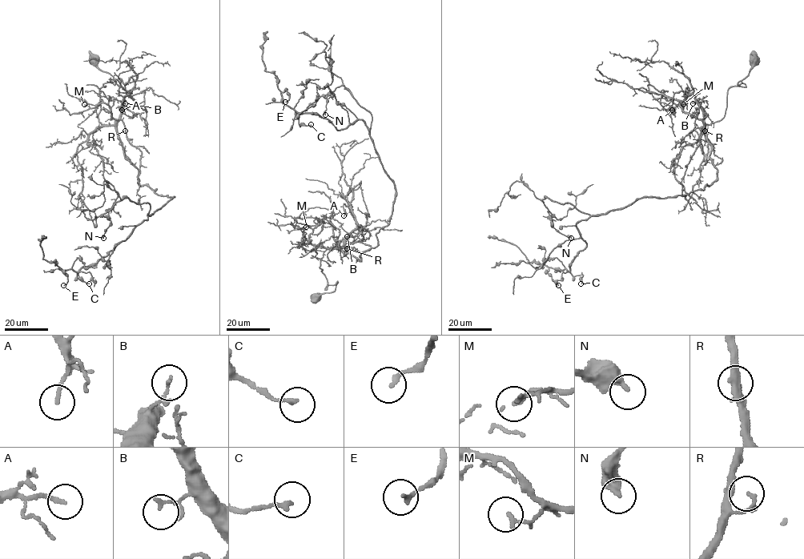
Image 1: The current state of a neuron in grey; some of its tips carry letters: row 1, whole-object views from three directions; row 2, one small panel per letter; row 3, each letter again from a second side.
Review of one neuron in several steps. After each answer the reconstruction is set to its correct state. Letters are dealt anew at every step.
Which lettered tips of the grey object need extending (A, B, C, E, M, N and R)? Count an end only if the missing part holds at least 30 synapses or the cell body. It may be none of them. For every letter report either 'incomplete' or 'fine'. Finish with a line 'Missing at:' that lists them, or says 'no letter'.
A: fine
B: fine
C: fine
E: fine
M: fine
N: fine
R: fine
Missing at: no letter

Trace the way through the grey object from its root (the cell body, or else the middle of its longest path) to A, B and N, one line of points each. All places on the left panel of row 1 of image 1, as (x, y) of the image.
A: (94, 59), (116, 82), (99, 90), (99, 121), (114, 124), (122, 99), (134, 101), (128, 94), (122, 110)
B: (94, 59), (116, 82), (106, 82), (99, 90), (99, 121), (114, 124), (125, 103)
N: (94, 59), (116, 82), (99, 121), (138, 183), (173, 197), (151, 215), (118, 200), (103, 238)

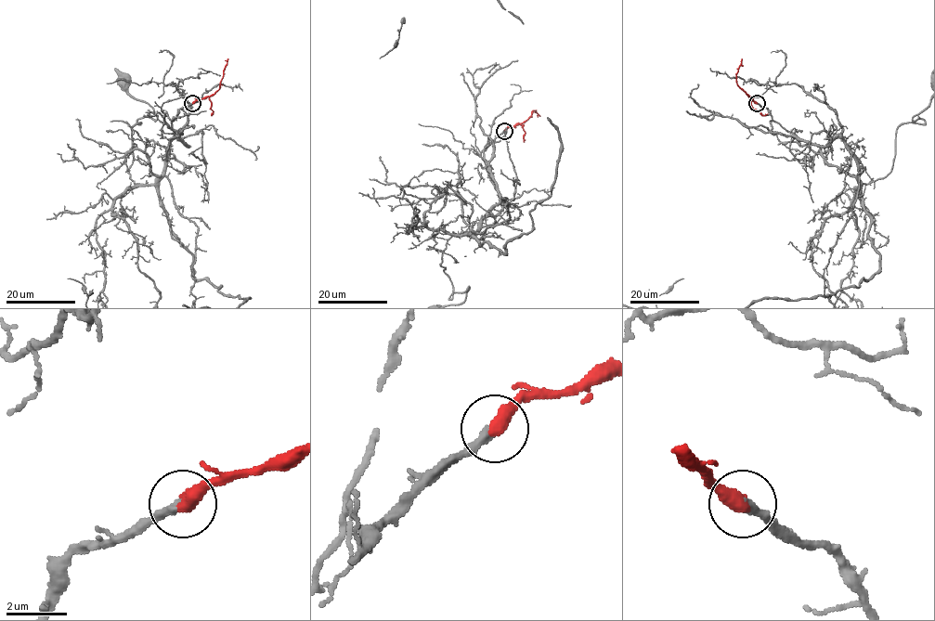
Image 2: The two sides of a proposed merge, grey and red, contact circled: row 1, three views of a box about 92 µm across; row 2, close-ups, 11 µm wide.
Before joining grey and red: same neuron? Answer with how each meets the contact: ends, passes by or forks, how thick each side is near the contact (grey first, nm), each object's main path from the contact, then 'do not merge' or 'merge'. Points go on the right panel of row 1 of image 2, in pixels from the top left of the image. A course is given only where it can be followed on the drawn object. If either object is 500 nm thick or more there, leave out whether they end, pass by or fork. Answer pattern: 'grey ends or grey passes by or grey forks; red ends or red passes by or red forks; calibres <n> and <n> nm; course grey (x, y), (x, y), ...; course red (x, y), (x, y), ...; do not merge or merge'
calibres 280 and 500 nm; course red (756, 103), (737, 84), (736, 73), (742, 58); merge

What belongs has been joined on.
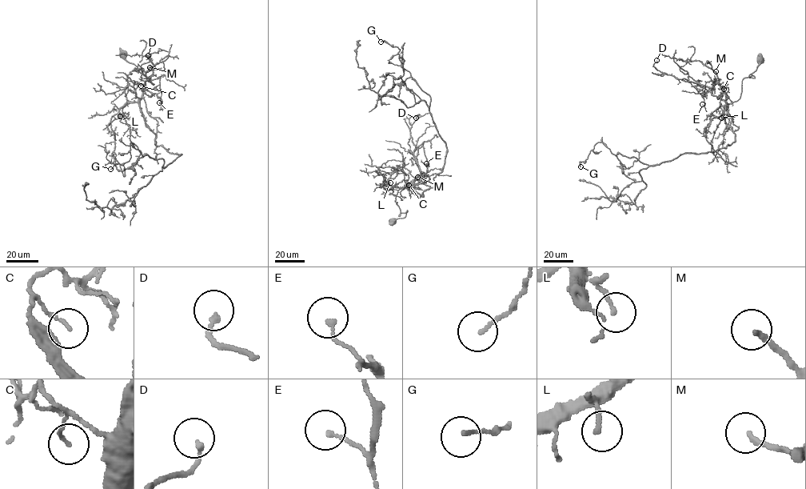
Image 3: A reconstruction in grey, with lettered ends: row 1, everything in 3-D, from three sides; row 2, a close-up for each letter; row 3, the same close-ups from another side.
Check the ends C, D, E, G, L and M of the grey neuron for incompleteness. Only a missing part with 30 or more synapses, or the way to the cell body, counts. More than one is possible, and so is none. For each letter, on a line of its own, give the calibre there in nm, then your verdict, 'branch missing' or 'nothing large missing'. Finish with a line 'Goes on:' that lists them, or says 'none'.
C: 90 nm thick; nothing large missing
D: 170 nm thick; nothing large missing
E: 140 nm thick; nothing large missing
G: 120 nm thick; nothing large missing
L: 160 nm thick; nothing large missing
M: 190 nm thick; nothing large missing
Goes on: none

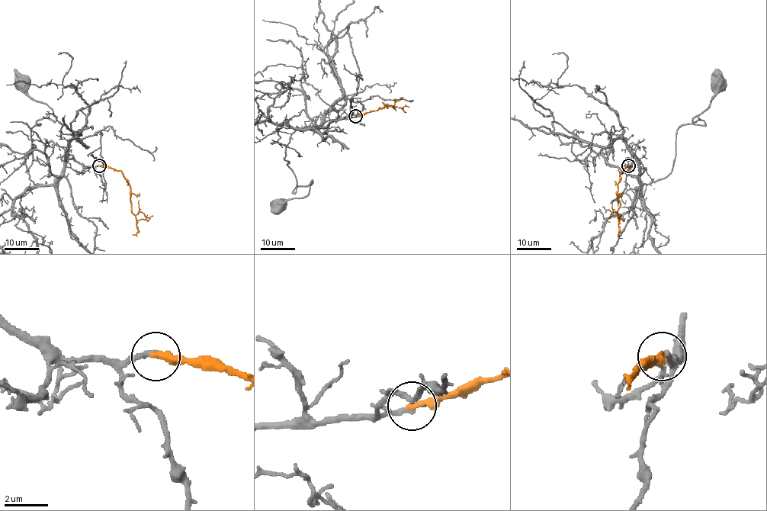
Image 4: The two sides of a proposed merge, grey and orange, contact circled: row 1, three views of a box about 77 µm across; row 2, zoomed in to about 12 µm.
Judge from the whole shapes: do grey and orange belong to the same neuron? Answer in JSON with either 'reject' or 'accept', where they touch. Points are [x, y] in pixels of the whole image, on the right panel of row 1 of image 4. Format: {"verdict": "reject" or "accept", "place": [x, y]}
{"verdict": "accept", "place": [628, 165]}

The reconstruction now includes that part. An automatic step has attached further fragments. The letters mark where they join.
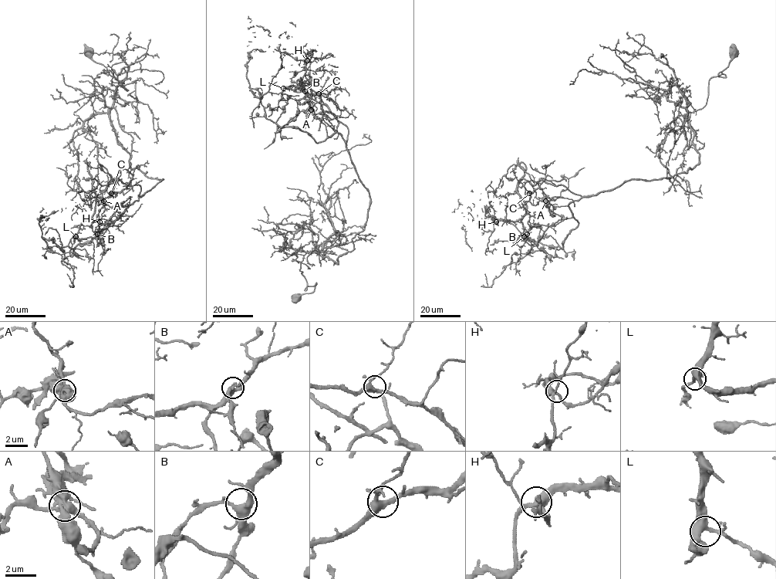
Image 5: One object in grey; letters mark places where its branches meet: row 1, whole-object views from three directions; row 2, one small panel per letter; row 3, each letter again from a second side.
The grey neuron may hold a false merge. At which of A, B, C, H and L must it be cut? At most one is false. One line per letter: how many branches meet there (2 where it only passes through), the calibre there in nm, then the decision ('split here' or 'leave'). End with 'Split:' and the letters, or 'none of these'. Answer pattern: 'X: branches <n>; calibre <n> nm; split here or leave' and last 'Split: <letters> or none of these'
A: branches 5; calibre 480 nm; split here
B: branches 4; calibre 380 nm; leave
C: branches 5; calibre 380 nm; leave
H: branches 4; calibre 380 nm; leave
L: branches 4; calibre 400 nm; leave
Split: A

